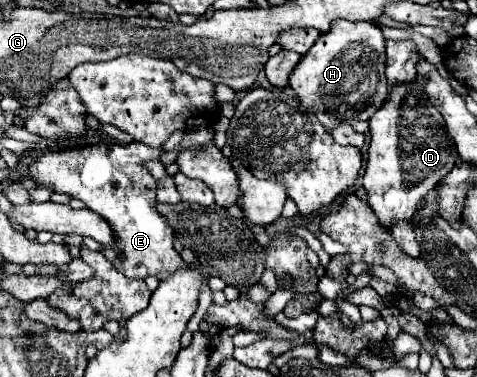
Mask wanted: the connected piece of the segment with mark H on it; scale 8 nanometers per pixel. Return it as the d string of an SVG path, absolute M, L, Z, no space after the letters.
M338 19L304 57L296 51L280 51L268 59L264 69L268 81L276 87L286 87L290 79L290 87L300 97L302 105L312 109L326 129L332 129L340 123L356 125L358 121L368 121L372 113L376 113L388 95L384 65L386 39L382 29L372 21Z

